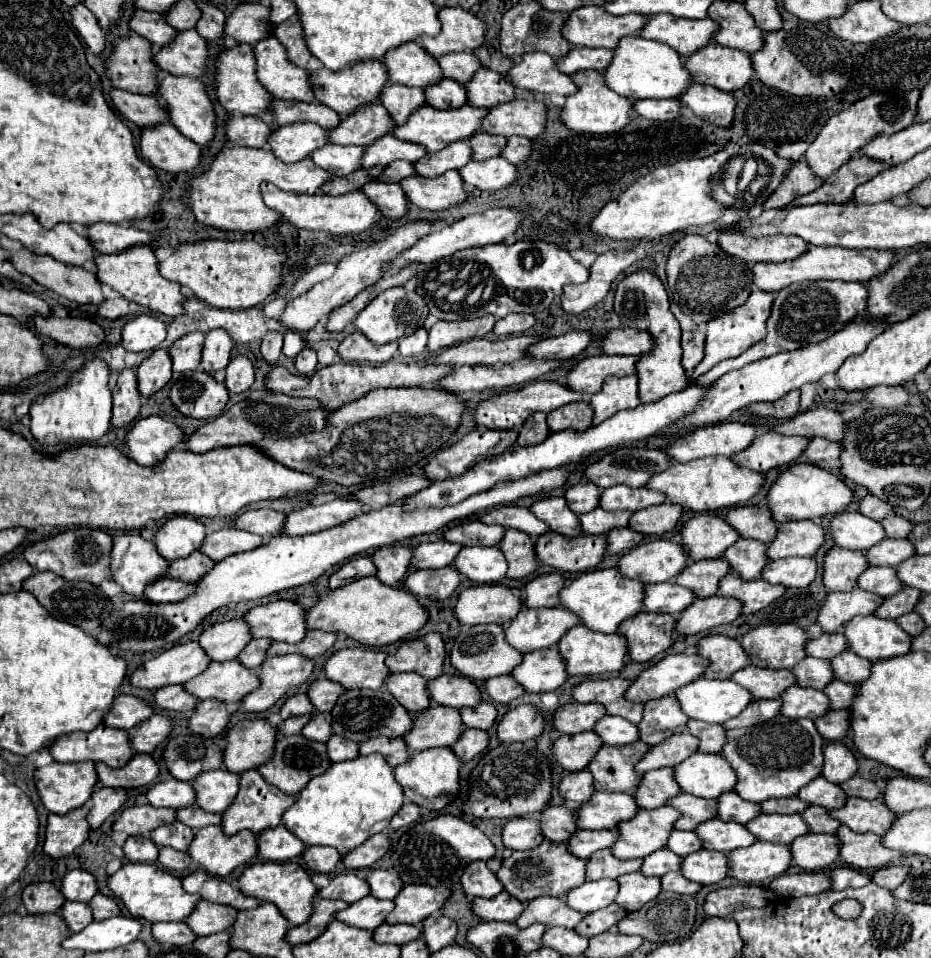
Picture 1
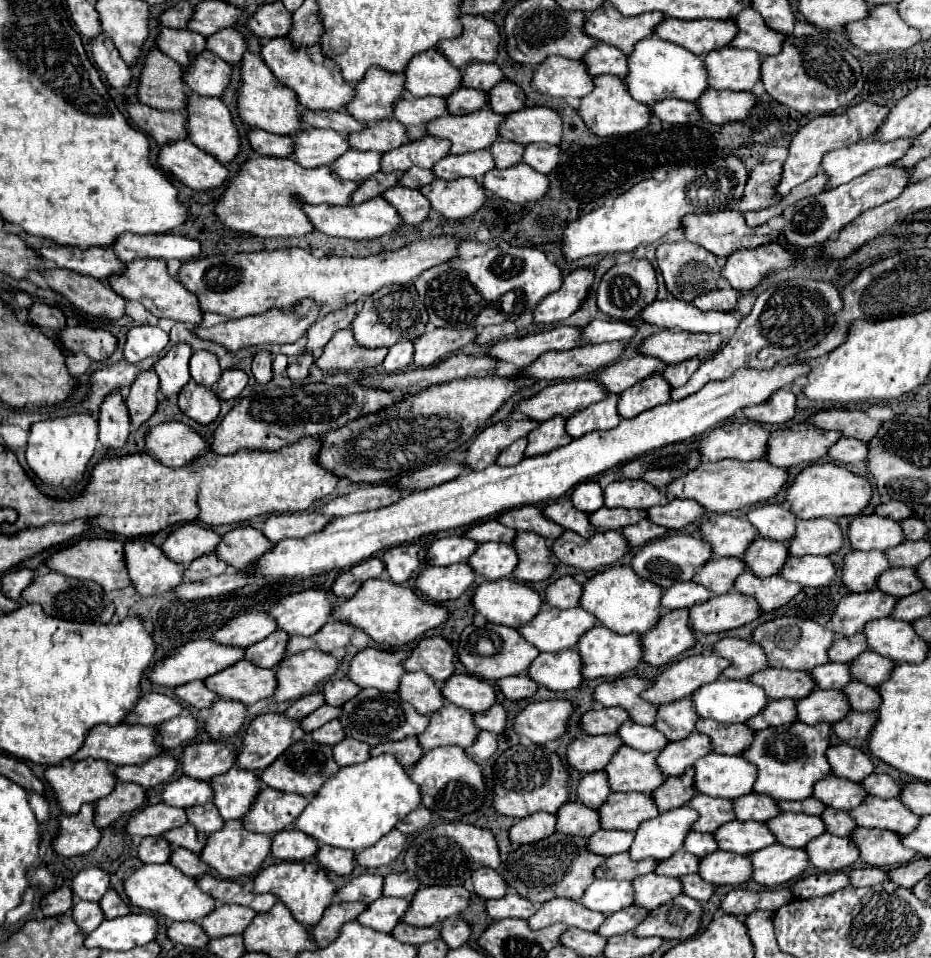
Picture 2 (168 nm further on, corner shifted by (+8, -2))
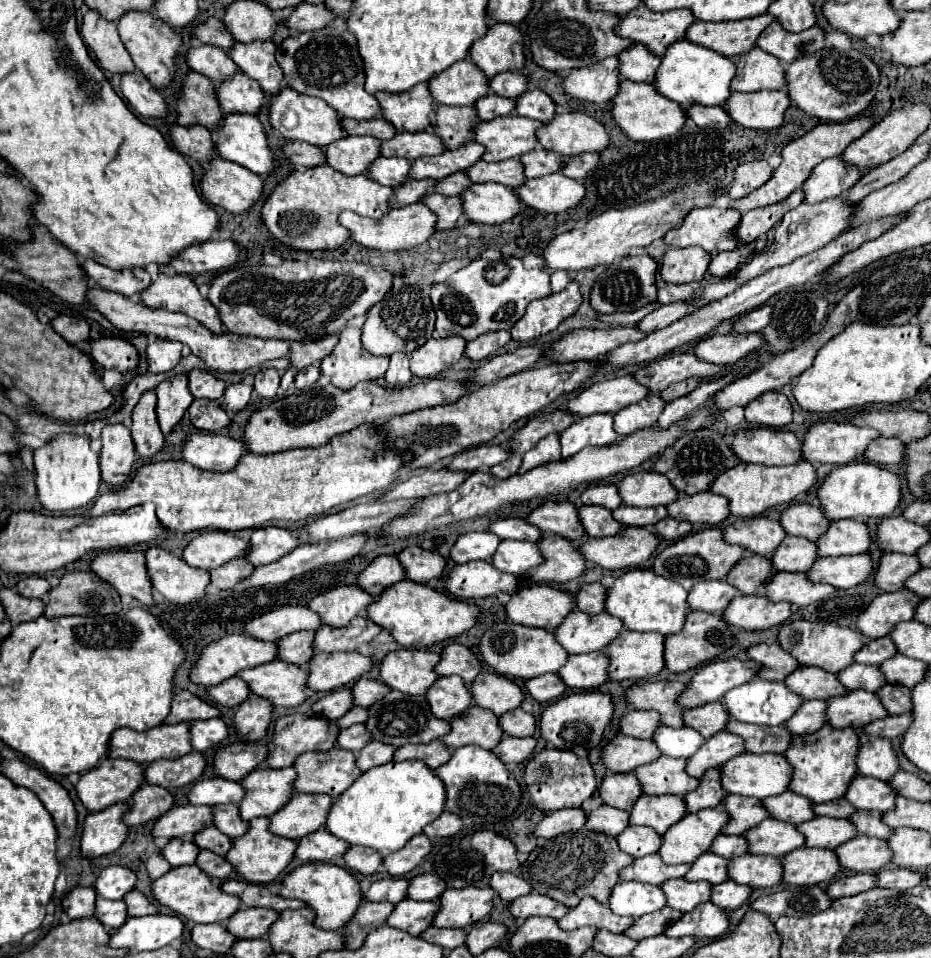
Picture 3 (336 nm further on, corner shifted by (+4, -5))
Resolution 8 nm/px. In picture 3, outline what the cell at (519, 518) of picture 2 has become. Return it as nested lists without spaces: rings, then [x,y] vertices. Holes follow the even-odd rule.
[[[547,500],[539,504],[529,516],[527,522],[543,528],[547,534],[561,534],[567,540],[581,540],[585,528],[579,520],[579,508],[569,500]]]

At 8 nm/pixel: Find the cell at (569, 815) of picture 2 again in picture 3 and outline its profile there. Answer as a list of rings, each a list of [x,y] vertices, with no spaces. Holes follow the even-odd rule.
[[[599,806],[597,810],[587,814],[587,830],[603,832],[607,836],[619,836],[629,826],[629,812],[613,806]]]

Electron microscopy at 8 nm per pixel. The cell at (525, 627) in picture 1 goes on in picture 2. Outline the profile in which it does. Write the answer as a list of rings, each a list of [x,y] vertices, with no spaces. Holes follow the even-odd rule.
[[[545,605],[531,621],[521,625],[517,631],[539,651],[561,651],[575,647],[579,635],[583,635],[593,625],[595,617],[591,617],[581,607],[561,611]]]

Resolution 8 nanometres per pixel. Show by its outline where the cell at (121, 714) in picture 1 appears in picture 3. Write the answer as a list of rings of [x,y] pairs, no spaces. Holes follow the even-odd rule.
[[[181,690],[175,694],[175,700],[171,704],[171,712],[165,720],[165,724],[179,724],[179,722],[193,722],[193,720],[206,720],[221,716],[221,710],[189,690]]]

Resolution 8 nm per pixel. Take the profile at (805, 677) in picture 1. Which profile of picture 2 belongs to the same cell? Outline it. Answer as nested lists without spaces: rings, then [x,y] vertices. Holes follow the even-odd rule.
[[[825,663],[809,671],[809,677],[819,689],[843,689],[851,677],[845,663]]]

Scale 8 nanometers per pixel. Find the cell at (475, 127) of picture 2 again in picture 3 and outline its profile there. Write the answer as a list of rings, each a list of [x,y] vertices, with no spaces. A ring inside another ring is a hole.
[[[503,116],[503,120],[479,122],[475,128],[475,142],[483,144],[487,152],[483,160],[501,162],[507,158],[521,158],[537,148],[537,130],[543,124],[539,120],[523,116]]]

